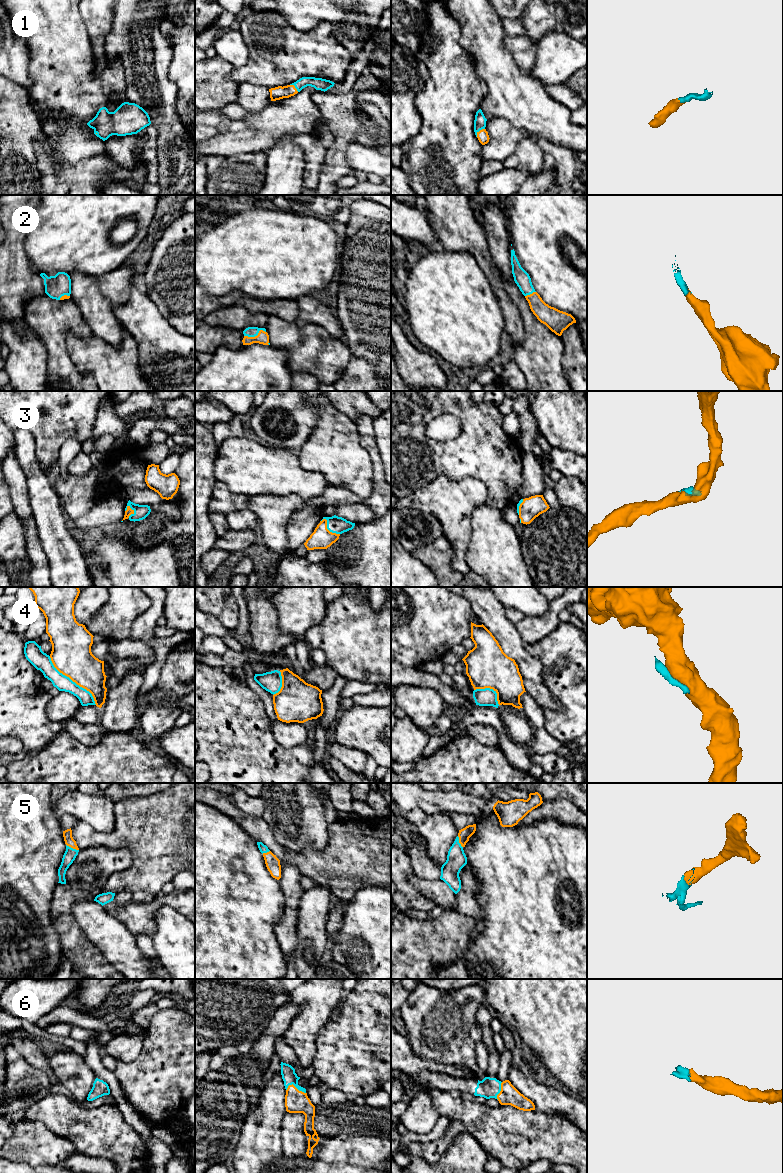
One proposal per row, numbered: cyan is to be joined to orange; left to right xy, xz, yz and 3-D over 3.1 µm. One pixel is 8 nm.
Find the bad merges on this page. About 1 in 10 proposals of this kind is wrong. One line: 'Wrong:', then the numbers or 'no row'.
Wrong: 4

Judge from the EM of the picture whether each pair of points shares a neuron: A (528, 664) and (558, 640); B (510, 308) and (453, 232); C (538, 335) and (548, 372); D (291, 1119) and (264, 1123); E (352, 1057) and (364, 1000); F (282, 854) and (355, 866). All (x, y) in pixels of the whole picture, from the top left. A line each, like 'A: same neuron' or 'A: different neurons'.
A: different neurons
B: same neuron
C: same neuron
D: different neurons
E: same neuron
F: same neuron

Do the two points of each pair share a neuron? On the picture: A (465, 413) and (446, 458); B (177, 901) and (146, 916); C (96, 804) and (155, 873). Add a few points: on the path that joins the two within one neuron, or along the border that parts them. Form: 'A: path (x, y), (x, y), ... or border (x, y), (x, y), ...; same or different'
A: path (467, 424), (467, 437), (457, 447); same
B: path (169, 901), (159, 901), (152, 908); same
C: border (114, 803), (114, 828), (99, 832), (91, 827); different

